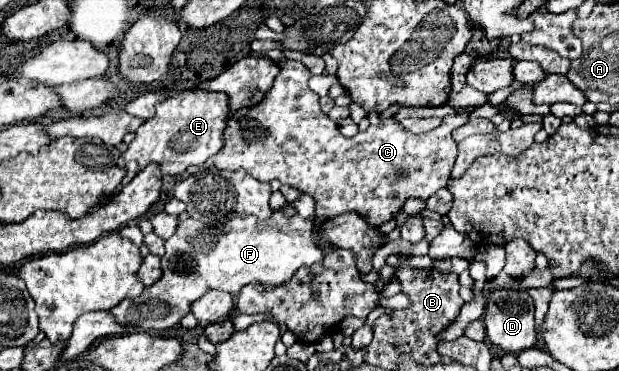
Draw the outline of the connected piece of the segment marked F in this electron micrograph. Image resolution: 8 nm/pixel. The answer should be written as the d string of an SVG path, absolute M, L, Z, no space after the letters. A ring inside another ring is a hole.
M275 211L271 219L257 221L255 217L237 217L231 219L225 225L205 225L197 219L183 219L177 227L177 233L165 241L165 255L161 259L163 263L163 277L153 283L151 287L145 287L143 293L135 299L125 299L111 315L115 321L127 327L139 327L149 331L167 331L181 323L181 319L189 313L189 307L193 301L203 297L211 289L227 291L231 295L237 295L247 283L263 283L263 285L283 285L289 281L301 267L313 265L321 261L323 249L317 245L317 225L311 219L303 219L299 215L285 217L281 211Z

